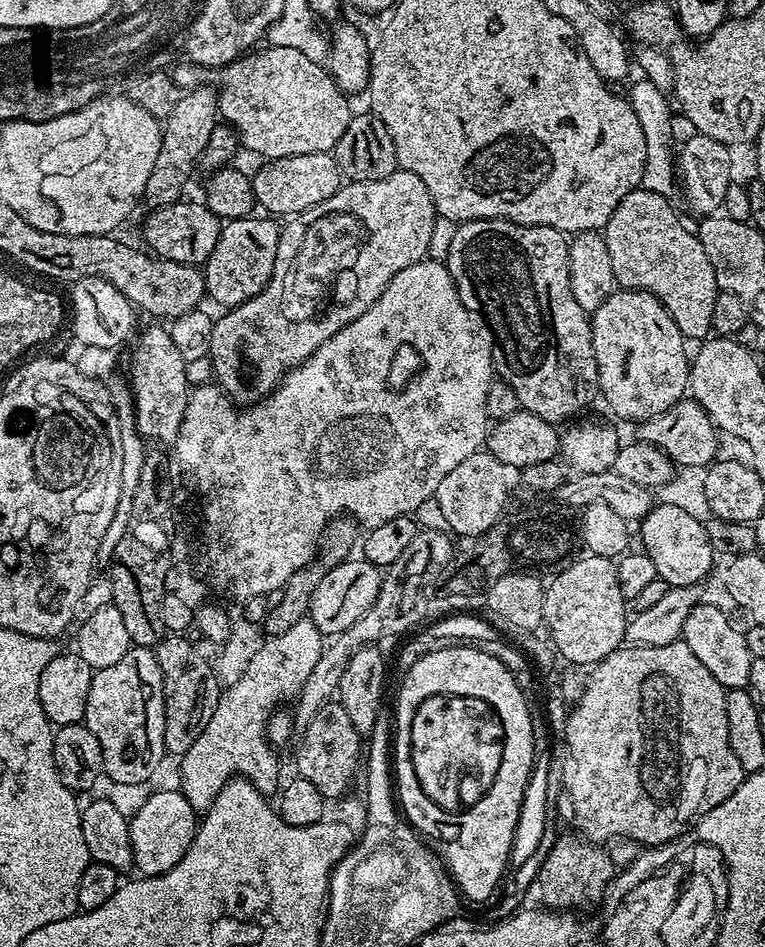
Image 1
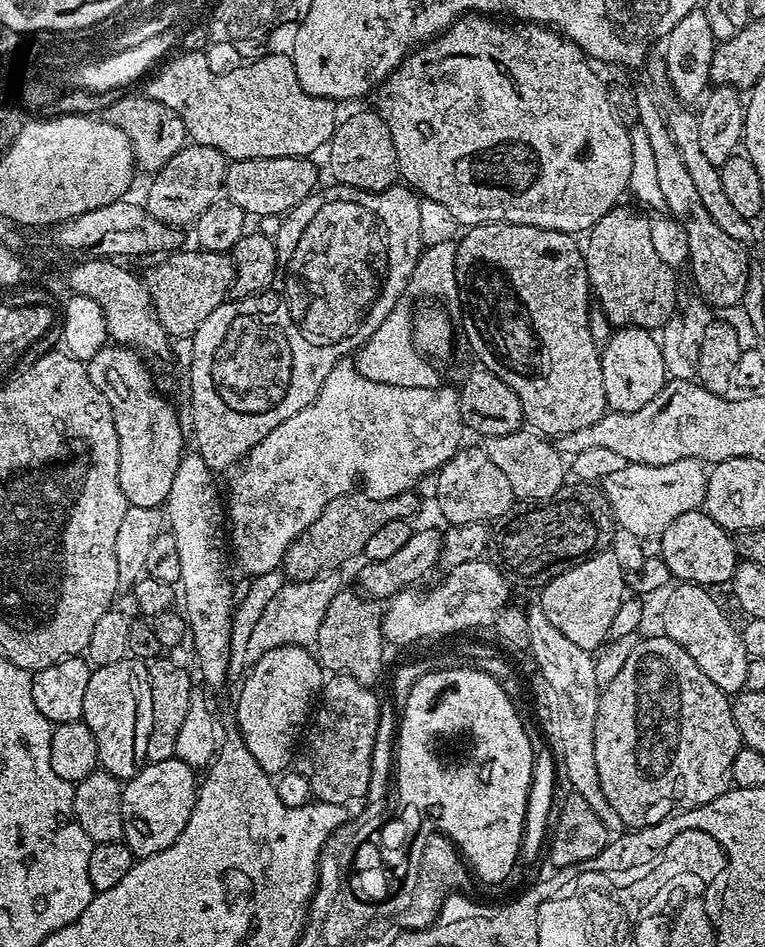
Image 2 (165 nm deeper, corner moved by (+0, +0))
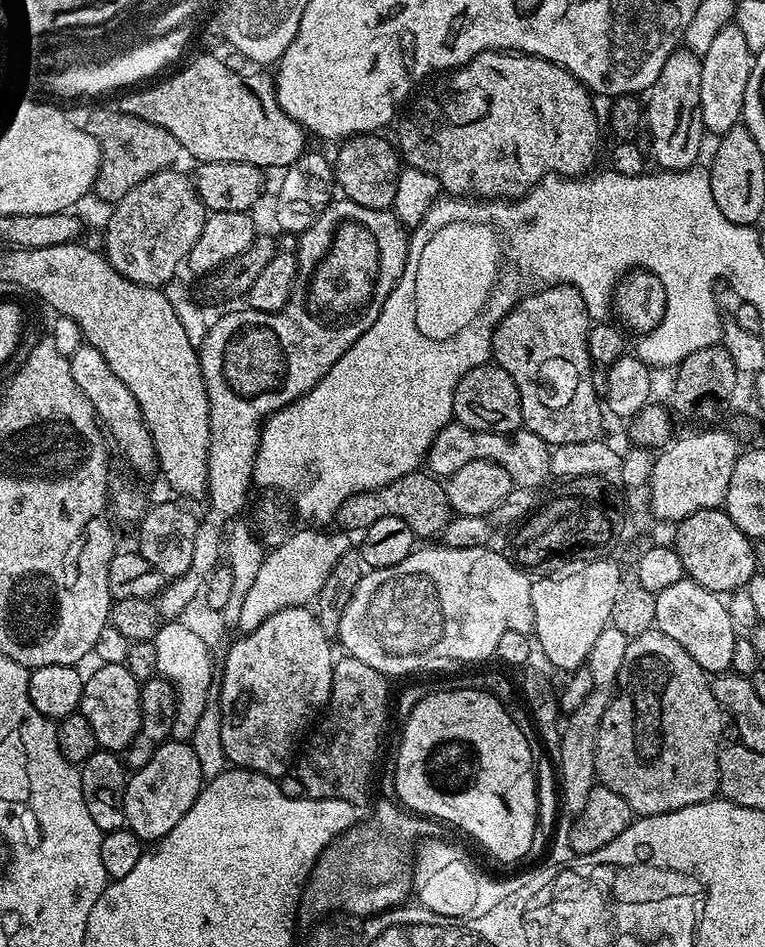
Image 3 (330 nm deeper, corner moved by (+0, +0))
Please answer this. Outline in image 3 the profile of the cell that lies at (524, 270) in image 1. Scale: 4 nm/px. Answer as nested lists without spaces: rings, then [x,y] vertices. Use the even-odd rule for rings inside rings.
[[[553,284],[550,288],[542,288],[538,292],[532,292],[525,296],[519,304],[511,308],[502,318],[502,322],[496,327],[496,333],[492,335],[492,360],[510,378],[514,378],[514,386],[518,386],[520,395],[520,405],[522,406],[522,418],[524,419],[523,427],[530,429],[538,438],[542,438],[550,446],[557,446],[564,443],[590,442],[601,435],[601,424],[605,413],[602,411],[601,397],[597,396],[594,385],[591,381],[593,372],[592,355],[588,352],[588,332],[590,329],[590,317],[586,310],[586,302],[582,302],[582,294],[571,284]]]

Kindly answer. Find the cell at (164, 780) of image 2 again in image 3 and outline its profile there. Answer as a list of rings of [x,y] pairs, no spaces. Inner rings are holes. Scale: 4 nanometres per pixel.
[[[169,739],[157,750],[146,766],[135,769],[124,785],[124,822],[142,842],[161,840],[194,806],[206,781],[202,776],[198,757],[188,742]]]

